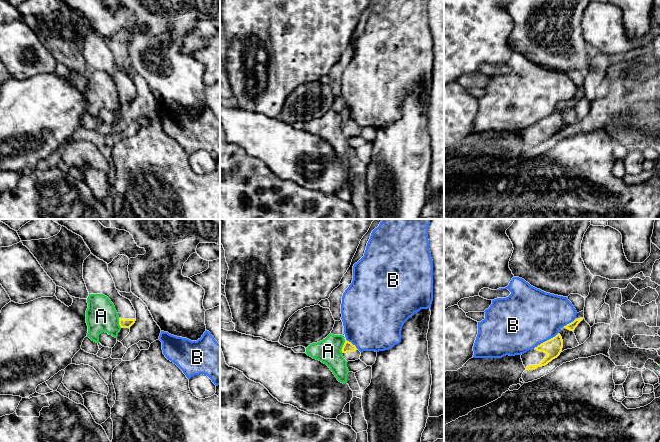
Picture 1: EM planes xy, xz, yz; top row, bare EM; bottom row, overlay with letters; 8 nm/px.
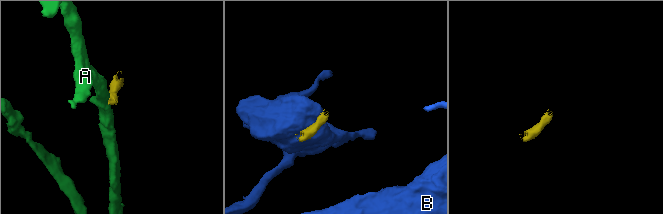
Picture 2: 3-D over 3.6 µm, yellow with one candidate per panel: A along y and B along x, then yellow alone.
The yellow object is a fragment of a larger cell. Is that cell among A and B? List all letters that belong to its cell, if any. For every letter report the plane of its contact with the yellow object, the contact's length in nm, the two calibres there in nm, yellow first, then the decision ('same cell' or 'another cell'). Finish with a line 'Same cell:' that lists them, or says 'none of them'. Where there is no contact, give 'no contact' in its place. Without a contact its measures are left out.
A: xz | 110 nm | 80/200 nm | another cell
B: yz | 240 nm | 140/460 nm | another cell
Same cell: none of them

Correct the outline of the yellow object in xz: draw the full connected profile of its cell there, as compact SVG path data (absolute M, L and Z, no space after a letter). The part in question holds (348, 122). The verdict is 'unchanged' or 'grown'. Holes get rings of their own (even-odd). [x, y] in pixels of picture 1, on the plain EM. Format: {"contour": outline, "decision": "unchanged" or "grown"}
{"contour": "M345 116L341 127L344 135L347 138L358 136L361 131L361 128L356 124L356 122L347 116Z", "decision": "grown"}

